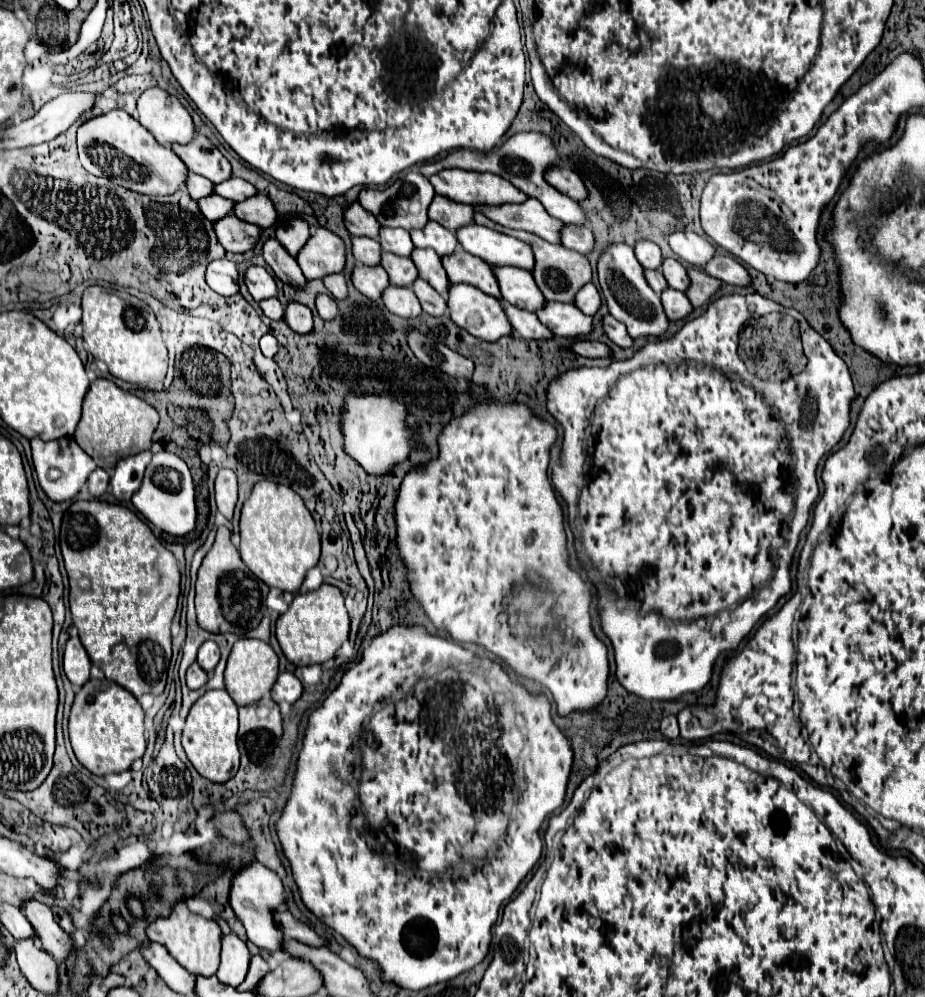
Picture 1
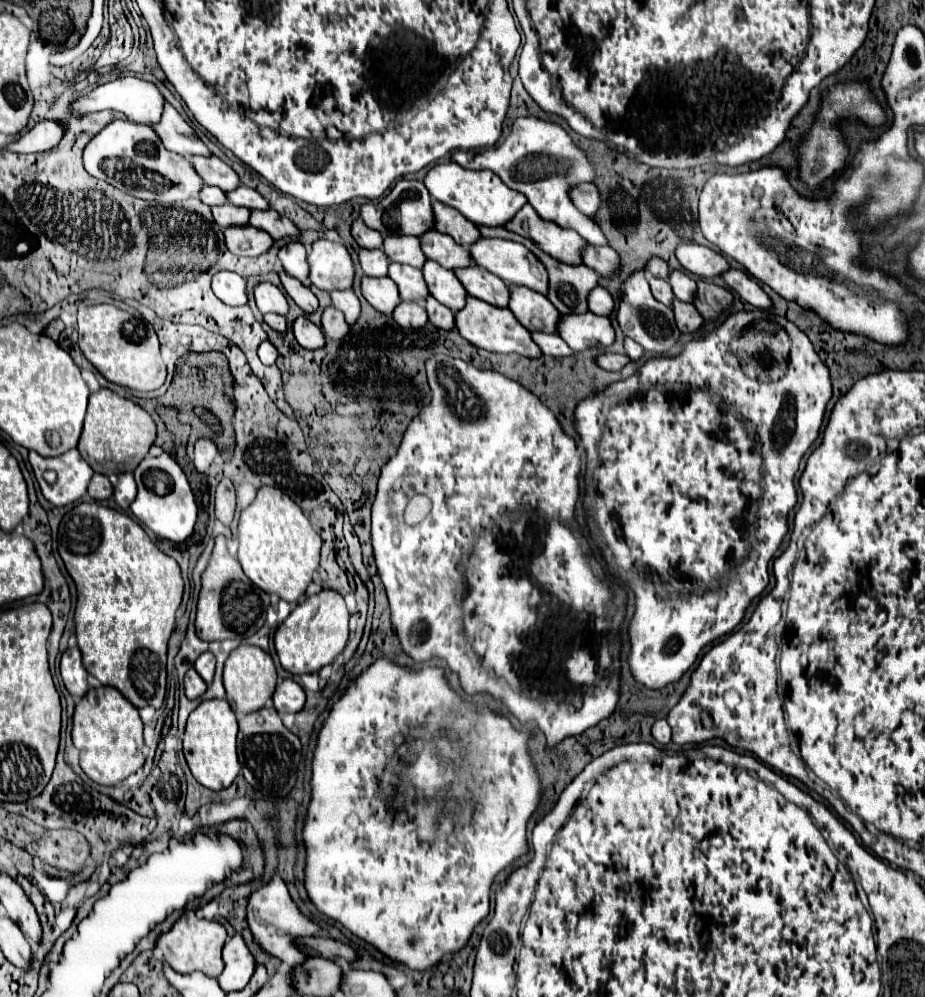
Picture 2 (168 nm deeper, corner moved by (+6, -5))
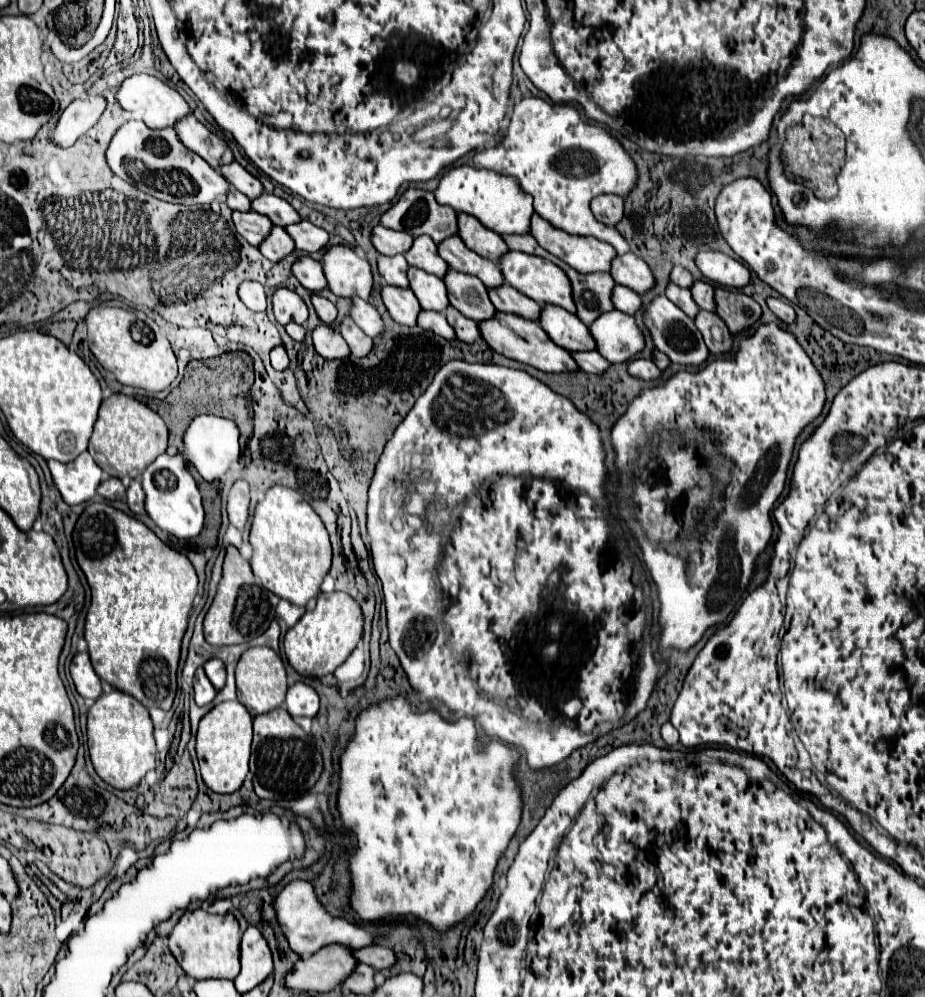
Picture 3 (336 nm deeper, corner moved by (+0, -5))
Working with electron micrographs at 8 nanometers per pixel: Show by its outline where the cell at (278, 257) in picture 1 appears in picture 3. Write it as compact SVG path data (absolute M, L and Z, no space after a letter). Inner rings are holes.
M314 295L314 297L312 297L312 305L314 305L318 317L320 317L324 323L334 323L334 321L336 321L338 309L334 307L334 303L330 303L330 301L324 299L324 297Z

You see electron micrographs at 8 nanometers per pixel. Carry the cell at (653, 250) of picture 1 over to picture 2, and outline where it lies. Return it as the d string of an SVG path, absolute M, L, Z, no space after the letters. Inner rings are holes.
M652 257L652 259L646 263L644 269L646 269L650 275L660 277L660 279L668 279L668 273L670 273L668 263L664 263L660 257Z

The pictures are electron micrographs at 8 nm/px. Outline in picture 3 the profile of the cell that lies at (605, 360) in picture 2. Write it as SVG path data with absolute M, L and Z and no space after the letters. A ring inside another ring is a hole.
M634 359L634 361L630 361L628 363L628 373L638 377L638 379L644 379L644 381L656 381L662 375L662 371L650 359Z

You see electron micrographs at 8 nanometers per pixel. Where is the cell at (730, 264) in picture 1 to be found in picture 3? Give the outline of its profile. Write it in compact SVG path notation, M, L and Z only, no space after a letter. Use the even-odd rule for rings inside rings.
M768 299L768 307L774 311L774 315L782 321L782 323L794 323L796 321L796 311L792 309L792 305L788 305L786 301L780 301L780 299Z

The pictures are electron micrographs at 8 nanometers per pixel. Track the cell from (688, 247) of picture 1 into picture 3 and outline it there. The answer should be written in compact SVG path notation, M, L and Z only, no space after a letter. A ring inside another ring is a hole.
M702 251L696 257L696 265L710 281L714 281L722 287L742 289L750 283L750 269L724 253Z

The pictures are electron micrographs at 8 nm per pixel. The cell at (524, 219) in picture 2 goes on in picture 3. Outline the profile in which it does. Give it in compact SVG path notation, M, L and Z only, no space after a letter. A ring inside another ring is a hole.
M538 213L532 215L532 237L552 255L568 263L578 273L608 271L616 251L610 243L598 241L596 237L570 235L562 229L552 227Z

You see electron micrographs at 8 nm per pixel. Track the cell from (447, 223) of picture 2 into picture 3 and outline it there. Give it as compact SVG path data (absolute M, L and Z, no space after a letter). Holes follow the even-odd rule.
M458 213L458 227L460 227L458 235L466 243L466 247L484 259L498 263L500 257L508 251L508 245L498 233L484 229L484 225L480 225L476 217L468 217L468 213Z

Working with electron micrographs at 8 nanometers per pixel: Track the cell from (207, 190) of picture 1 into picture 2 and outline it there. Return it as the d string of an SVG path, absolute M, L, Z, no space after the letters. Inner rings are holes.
M204 185L202 187L202 193L198 195L198 199L206 205L224 205L226 203L226 193L218 187L210 187L210 185Z

